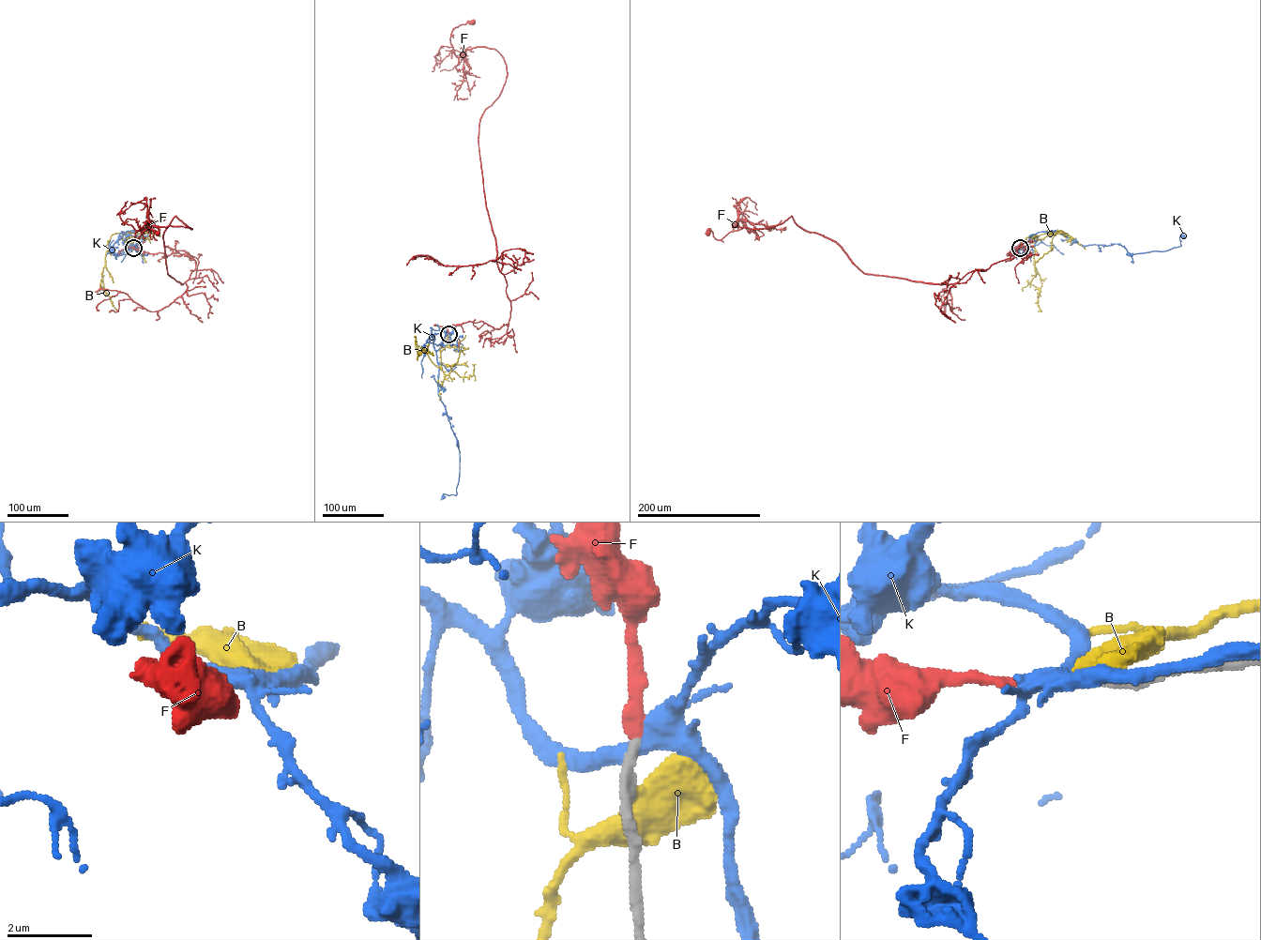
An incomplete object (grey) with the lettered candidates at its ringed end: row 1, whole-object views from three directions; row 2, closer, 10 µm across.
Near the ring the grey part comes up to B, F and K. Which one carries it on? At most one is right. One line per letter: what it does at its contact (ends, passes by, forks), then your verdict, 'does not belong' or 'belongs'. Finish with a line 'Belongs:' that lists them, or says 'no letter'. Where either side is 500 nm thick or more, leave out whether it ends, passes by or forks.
B: does not belong
F: it ends | belongs
K: it passes by | does not belong
Belongs: F

